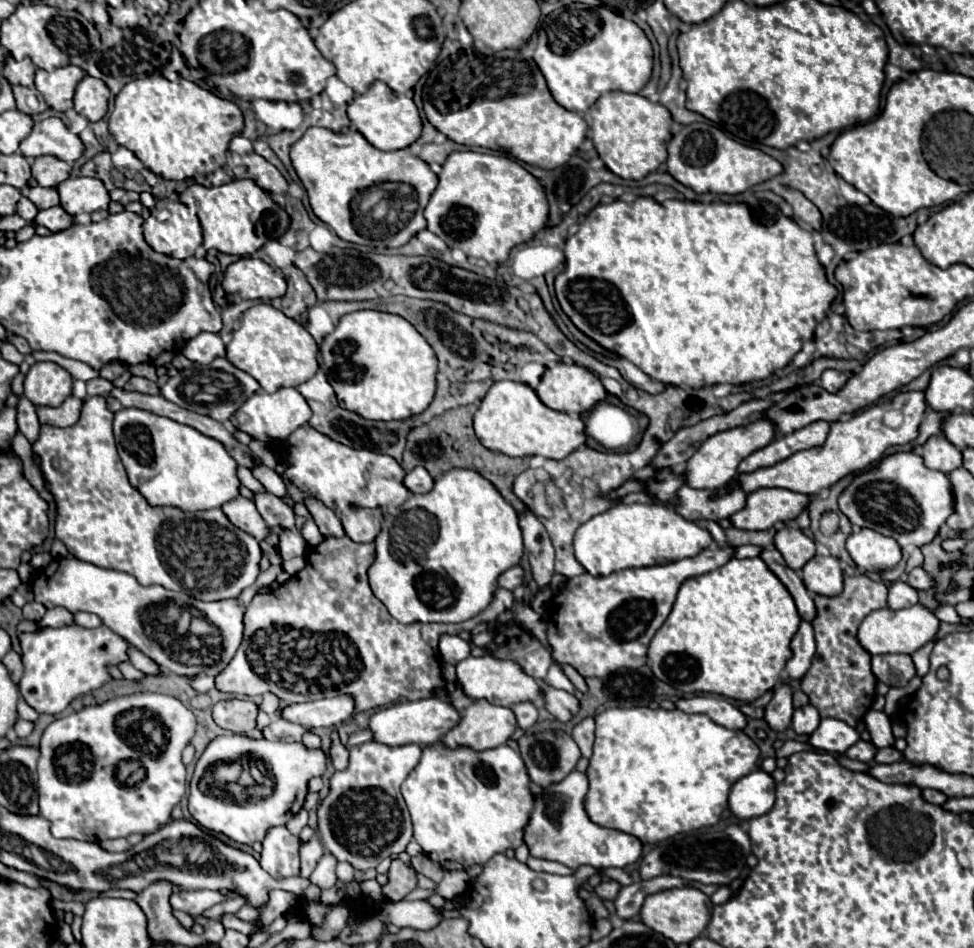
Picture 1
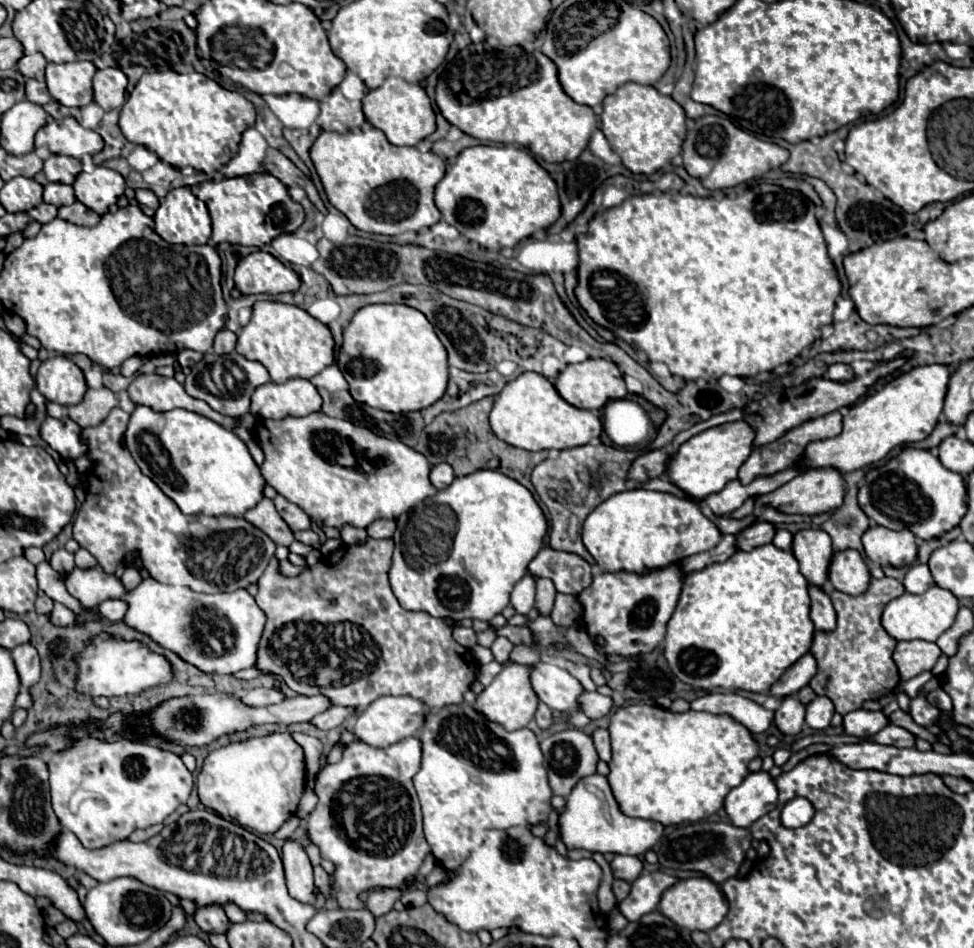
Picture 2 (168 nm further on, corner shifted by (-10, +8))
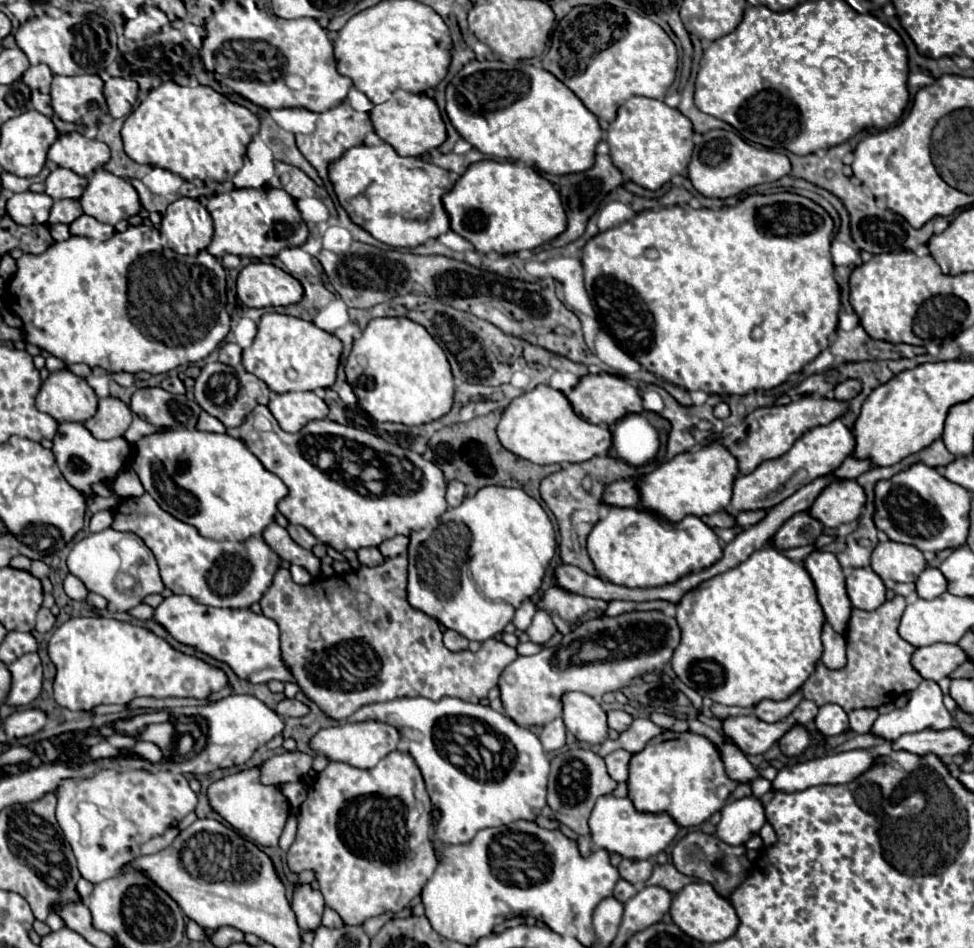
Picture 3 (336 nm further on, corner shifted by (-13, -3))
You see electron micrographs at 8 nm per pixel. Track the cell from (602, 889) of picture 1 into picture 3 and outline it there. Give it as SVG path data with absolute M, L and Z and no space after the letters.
M623 859L617 869L619 869L619 873L621 873L621 877L625 881L629 881L635 887L641 887L651 877L653 865L651 865L651 861L631 861L631 859Z

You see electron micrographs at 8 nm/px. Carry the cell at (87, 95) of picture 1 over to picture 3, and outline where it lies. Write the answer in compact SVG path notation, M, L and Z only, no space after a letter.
M111 77L103 87L109 115L111 117L127 117L137 101L137 89L139 89L137 83L131 79Z

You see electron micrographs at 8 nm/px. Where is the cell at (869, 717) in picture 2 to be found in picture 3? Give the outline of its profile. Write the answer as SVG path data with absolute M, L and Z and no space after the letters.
M921 681L921 685L917 689L913 689L911 701L901 709L893 709L887 715L879 715L869 733L875 737L881 737L881 739L887 739L887 741L895 741L905 733L917 733L917 731L923 731L927 727L931 727L935 731L943 731L947 727L953 727L953 717L945 709L943 693L935 681Z

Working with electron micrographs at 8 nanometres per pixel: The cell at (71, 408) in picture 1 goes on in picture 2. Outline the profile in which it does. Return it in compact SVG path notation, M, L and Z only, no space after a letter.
M88 388L84 400L80 404L74 404L68 408L68 416L82 428L92 428L92 426L98 426L100 422L104 422L106 416L110 414L110 410L116 406L118 406L118 400L112 390Z

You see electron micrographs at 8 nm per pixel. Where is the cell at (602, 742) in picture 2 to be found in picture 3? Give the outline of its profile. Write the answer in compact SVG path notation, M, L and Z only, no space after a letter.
M613 751L605 757L605 765L607 765L607 771L611 775L611 779L615 781L625 781L627 779L627 763L629 763L629 757L631 753L629 751Z

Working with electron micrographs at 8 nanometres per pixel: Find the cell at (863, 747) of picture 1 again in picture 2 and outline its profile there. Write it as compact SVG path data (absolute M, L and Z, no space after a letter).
M888 724L888 728L882 728L876 736L876 742L880 744L890 744L896 748L916 748L916 736L912 732L908 732L902 726L896 724Z

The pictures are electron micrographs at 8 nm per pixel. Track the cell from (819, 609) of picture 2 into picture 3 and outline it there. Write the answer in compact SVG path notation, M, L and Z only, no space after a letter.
M825 623L823 633L821 633L821 641L823 641L823 657L821 657L821 661L829 669L843 667L845 665L845 637L839 635L829 623Z

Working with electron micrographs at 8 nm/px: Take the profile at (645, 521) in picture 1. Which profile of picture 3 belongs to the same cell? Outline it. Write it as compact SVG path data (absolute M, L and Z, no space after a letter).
M611 507L609 515L597 521L597 525L591 529L587 537L587 551L597 573L603 579L625 587L661 587L667 583L675 583L679 577L701 571L721 559L719 537L699 517L687 515L679 523L673 523L647 509L635 509L635 507Z

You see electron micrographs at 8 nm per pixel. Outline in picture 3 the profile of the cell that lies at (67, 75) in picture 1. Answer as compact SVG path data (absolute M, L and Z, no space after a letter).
M55 75L51 83L51 105L63 121L85 127L95 125L107 113L103 81L99 75Z

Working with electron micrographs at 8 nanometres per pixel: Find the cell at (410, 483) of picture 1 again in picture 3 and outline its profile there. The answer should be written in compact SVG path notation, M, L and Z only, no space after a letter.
M449 481L447 483L447 503L449 507L457 507L465 497L465 485L459 481Z

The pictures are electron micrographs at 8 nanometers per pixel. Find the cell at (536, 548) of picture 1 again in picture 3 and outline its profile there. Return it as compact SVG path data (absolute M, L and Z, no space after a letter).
M537 611L537 615L533 617L533 623L527 629L529 637L533 643L547 643L555 633L555 625L551 621L551 615L547 615L547 611Z

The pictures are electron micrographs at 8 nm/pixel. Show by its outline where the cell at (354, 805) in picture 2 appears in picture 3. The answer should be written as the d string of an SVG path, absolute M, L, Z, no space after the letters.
M391 751L373 769L359 769L349 763L329 763L311 783L307 799L301 805L299 829L287 851L287 863L295 873L313 869L325 905L335 909L345 925L361 925L385 911L399 913L421 895L423 885L437 867L431 833L431 801L421 771L409 753Z

